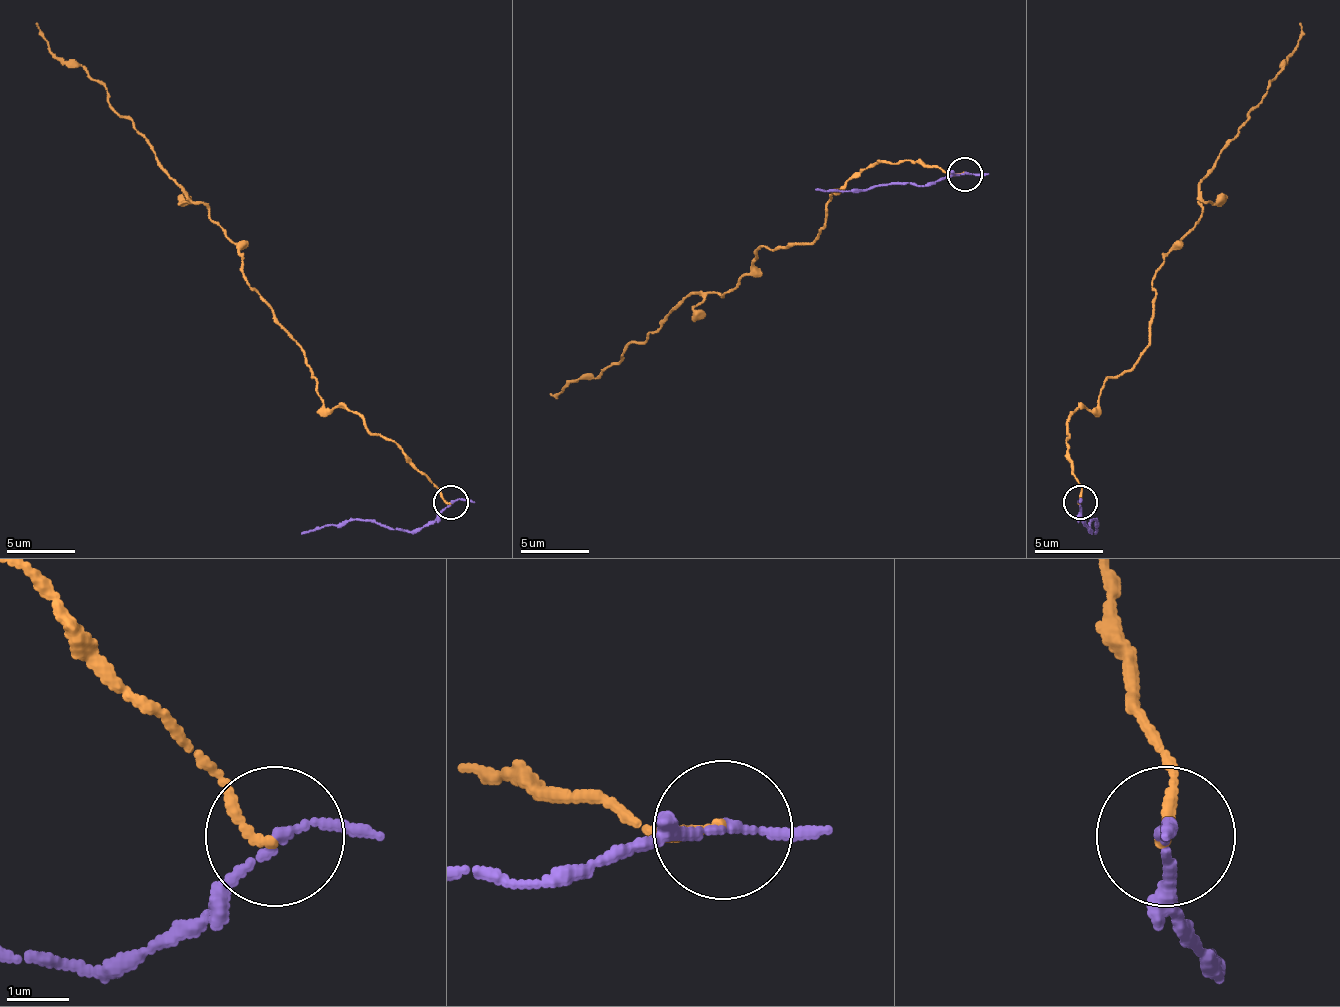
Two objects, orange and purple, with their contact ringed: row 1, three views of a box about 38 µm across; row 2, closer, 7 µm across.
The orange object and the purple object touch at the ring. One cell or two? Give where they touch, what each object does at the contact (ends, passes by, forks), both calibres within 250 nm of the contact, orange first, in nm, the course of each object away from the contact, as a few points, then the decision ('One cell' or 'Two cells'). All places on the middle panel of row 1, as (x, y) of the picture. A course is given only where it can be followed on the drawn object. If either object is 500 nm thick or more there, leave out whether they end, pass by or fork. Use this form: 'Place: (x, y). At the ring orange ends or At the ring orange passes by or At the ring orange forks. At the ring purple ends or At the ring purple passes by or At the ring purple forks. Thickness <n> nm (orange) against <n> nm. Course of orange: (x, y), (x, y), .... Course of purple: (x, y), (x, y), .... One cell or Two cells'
Place: (965, 174). At the ring orange ends. At the ring purple passes by. Thickness 140 nm (orange) against 100 nm. Course of orange: (962, 175), (876, 161), (831, 195), (811, 243), (763, 247), (725, 295), (694, 291), (622, 360), (550, 394). Course of purple: (965, 175), (948, 175), (924, 185), (831, 192), (814, 188). Two cells

